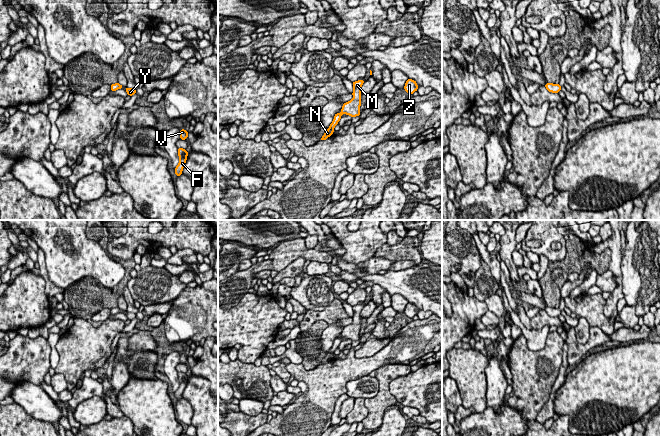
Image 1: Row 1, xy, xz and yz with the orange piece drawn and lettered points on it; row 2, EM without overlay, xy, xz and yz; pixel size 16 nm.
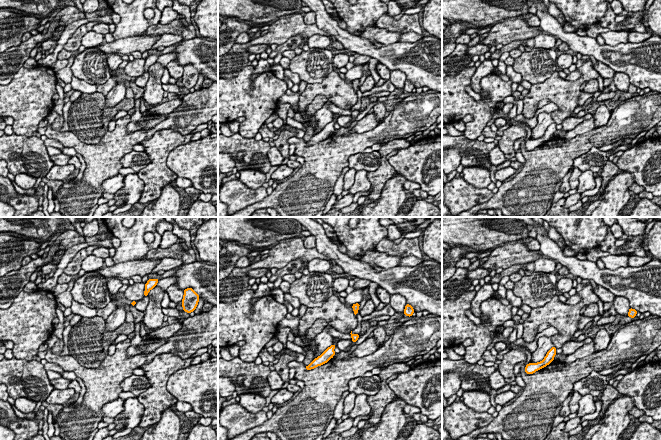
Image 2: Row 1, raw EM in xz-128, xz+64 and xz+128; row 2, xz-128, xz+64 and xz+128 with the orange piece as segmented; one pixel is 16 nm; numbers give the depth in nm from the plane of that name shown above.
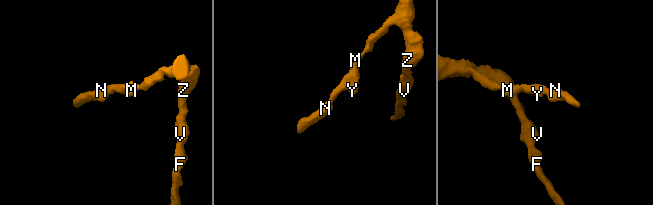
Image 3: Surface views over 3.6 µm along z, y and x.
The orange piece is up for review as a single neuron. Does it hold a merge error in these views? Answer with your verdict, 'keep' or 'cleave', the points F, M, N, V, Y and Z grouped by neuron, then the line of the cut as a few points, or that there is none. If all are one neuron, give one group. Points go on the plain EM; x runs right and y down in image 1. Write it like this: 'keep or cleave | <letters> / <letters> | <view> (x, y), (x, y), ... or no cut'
keep | F M N V Y Z | no cut

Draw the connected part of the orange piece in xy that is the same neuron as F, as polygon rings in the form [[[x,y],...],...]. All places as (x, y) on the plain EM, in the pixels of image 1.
[[[179,372],[178,379],[179,379],[180,385],[179,385],[179,388],[177,389],[177,391],[175,392],[175,398],[177,399],[177,401],[182,398],[183,391],[187,384],[188,376],[186,375],[186,373]]]

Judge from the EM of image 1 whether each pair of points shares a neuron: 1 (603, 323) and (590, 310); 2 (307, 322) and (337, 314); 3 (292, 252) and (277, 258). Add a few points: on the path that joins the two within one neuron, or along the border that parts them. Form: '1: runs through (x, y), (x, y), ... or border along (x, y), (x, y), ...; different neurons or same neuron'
1: runs through (600, 320), (593, 313); same neuron
2: runs through (314, 316), (330, 315); same neuron
3: runs through (288, 252), (281, 256); same neuron

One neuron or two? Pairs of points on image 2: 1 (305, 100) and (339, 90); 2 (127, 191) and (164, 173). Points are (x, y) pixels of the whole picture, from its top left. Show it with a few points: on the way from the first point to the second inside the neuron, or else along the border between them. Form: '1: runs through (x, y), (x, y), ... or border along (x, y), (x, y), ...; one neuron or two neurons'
1: runs through (313, 92), (315, 90), (331, 90); one neuron
2: border along (136, 173), (143, 182), (143, 191), (137, 202); two neurons

